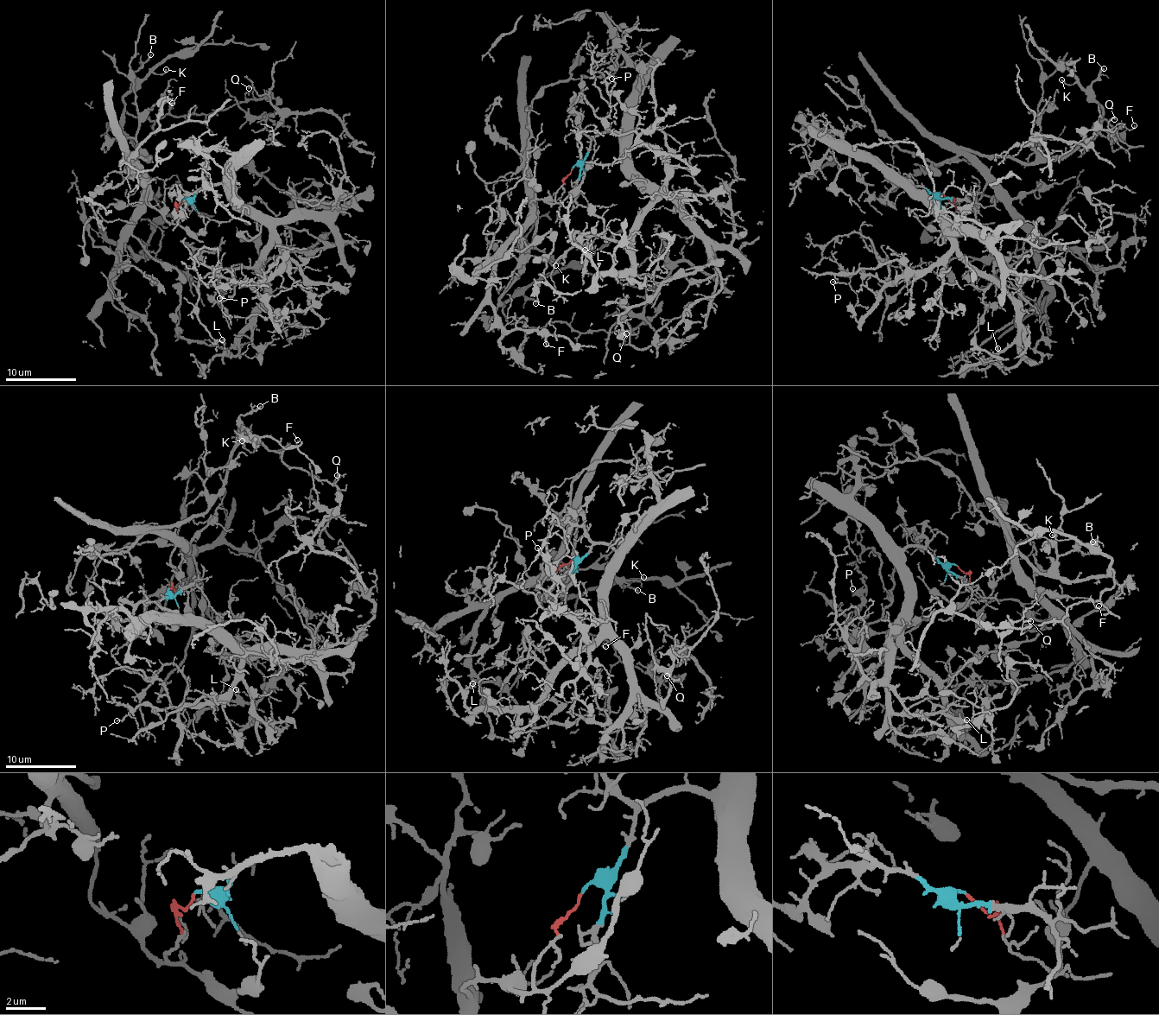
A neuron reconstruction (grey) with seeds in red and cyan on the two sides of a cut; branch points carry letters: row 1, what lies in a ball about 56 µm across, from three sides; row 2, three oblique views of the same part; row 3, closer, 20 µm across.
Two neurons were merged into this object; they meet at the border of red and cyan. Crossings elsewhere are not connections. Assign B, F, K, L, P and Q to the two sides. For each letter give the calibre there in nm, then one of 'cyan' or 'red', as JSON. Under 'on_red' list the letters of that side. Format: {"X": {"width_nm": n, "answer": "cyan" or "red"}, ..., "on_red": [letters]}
{"B": {"width_nm": 190, "answer": "red"}, "F": {"width_nm": 100, "answer": "red"}, "K": {"width_nm": 80, "answer": "red"}, "L": {"width_nm": 130, "answer": "cyan"}, "P": {"width_nm": 130, "answer": "cyan"}, "Q": {"width_nm": 130, "answer": "red"}, "on_red": ["B", "F", "K", "Q"]}

